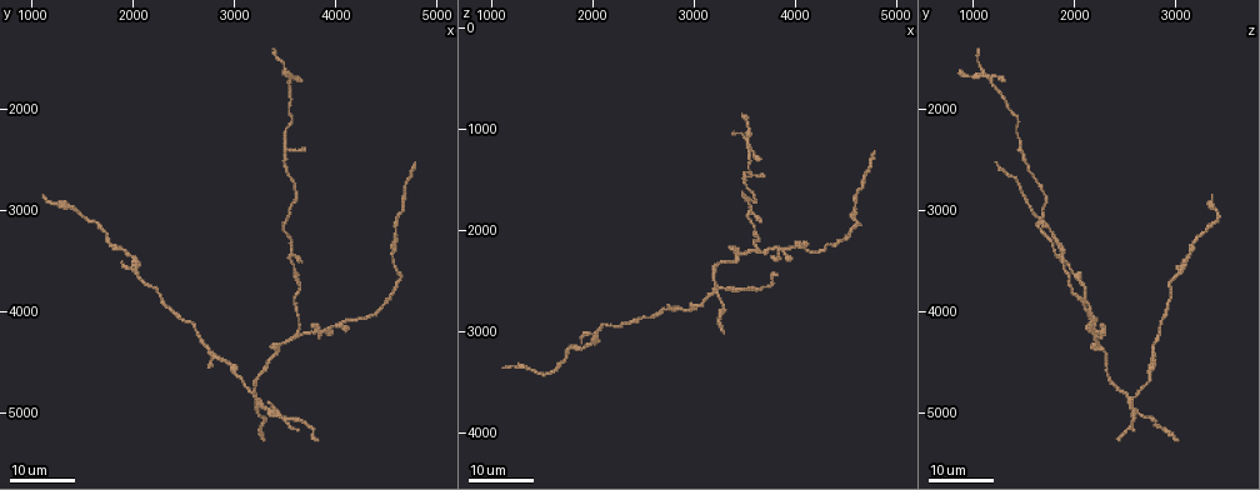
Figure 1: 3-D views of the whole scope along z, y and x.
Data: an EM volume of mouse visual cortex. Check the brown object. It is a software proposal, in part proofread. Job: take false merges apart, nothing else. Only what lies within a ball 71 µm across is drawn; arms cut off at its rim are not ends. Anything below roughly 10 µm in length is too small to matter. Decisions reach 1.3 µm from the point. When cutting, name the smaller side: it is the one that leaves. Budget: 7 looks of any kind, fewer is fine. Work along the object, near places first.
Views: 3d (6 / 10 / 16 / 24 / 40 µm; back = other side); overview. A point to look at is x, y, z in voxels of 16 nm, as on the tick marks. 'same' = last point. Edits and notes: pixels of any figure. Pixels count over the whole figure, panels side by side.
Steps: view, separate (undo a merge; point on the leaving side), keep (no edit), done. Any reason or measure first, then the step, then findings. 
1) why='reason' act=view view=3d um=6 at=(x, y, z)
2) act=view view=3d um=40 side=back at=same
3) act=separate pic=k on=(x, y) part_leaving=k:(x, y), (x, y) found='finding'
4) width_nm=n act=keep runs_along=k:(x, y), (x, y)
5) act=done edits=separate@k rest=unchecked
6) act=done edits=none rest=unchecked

why='small branch off a trunk' act=view view=3d um=16 at=(3500, 2400, 1460)

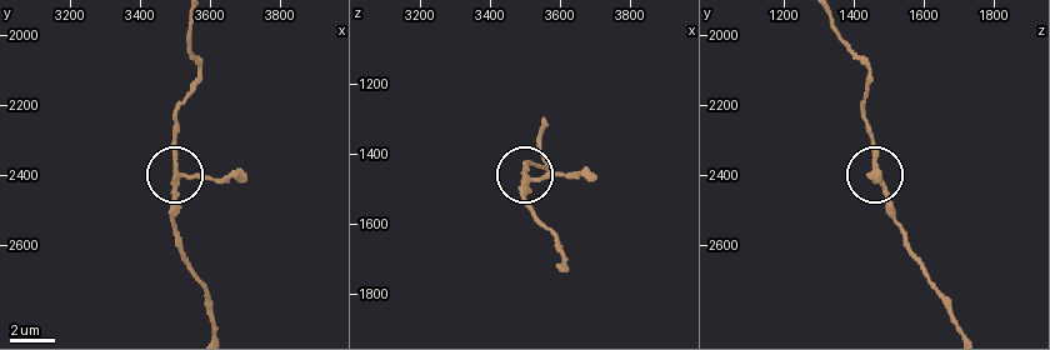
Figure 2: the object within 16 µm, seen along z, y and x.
act=view view=3d um=6 at=(3510, 2420, 1470)

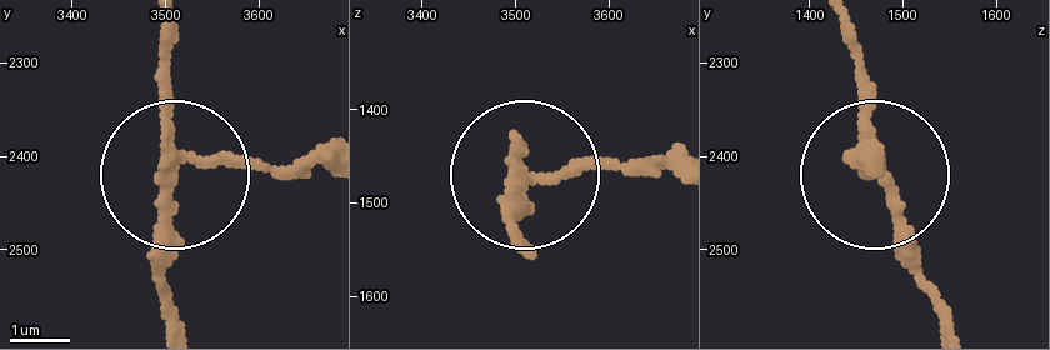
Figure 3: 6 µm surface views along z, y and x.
act=view view=3d um=6 side=back at=(3500, 2415, 1475)

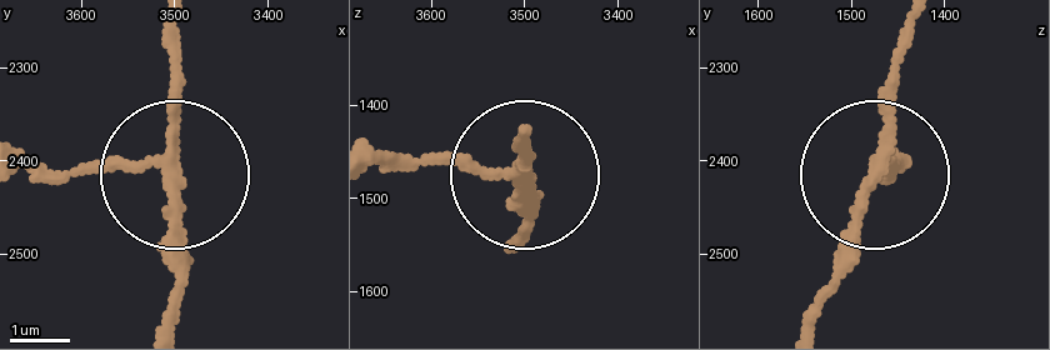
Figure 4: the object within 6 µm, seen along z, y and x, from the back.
arms=3 act=keep runs_along=4:(518, 249), (531, 144) found='one neuron here'

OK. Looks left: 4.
why='three arms meet' act=view view=3d um=24 at=(3620, 4200, 2220)

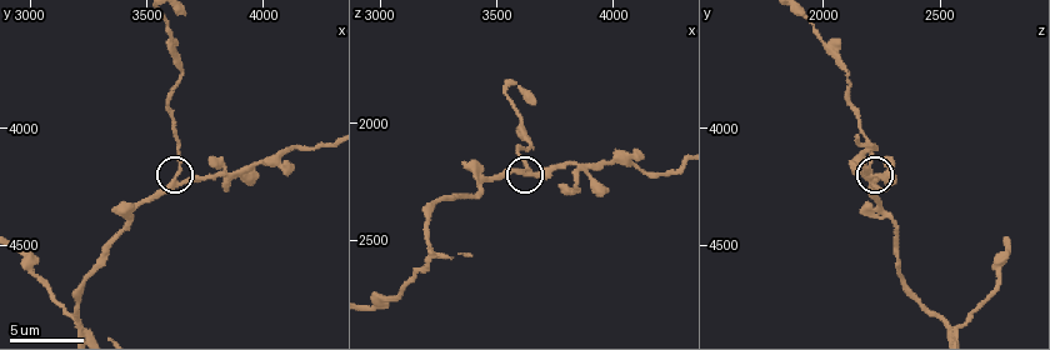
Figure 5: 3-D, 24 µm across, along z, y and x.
act=view view=3d um=10 at=(3630, 4220, 2210)

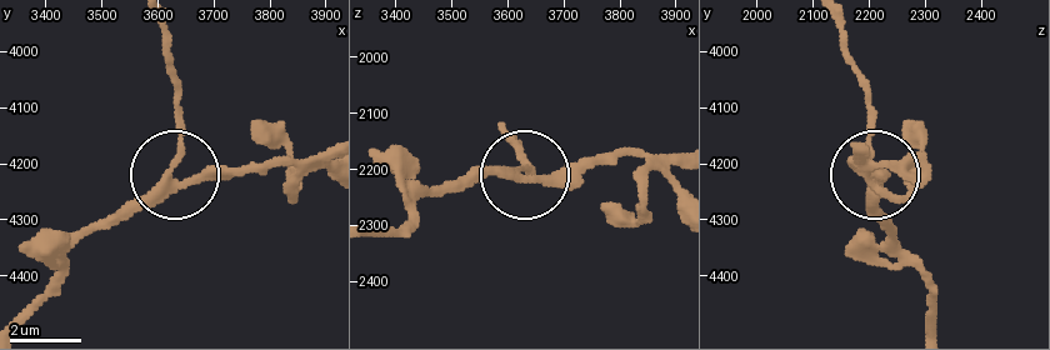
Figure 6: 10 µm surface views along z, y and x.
width_nm=210 act=keep runs_along=6:(370, 234), (429, 195), (493, 175), (614, 165) found='all the same neuron'

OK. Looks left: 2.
why='three-way junction' act=view view=3d um=10 at=(3240, 4870, 2570)

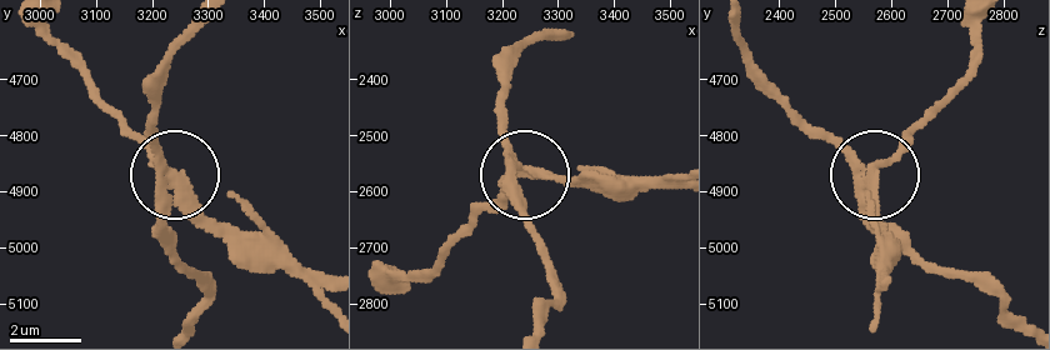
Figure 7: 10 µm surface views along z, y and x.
act=view view=3d um=10 side=back at=(3235, 4865, 2565)

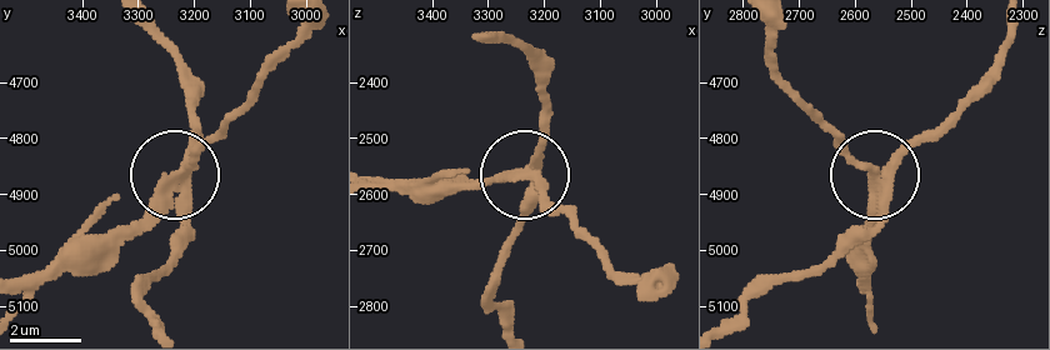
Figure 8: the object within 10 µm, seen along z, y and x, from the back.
arms=3 act=separate pic=8 on=(145, 221) part_leaving=8:(183, 183), (303, 21) found='two neurons meet here'

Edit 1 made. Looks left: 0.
act=done edits=separate@8 rest=unchecked

